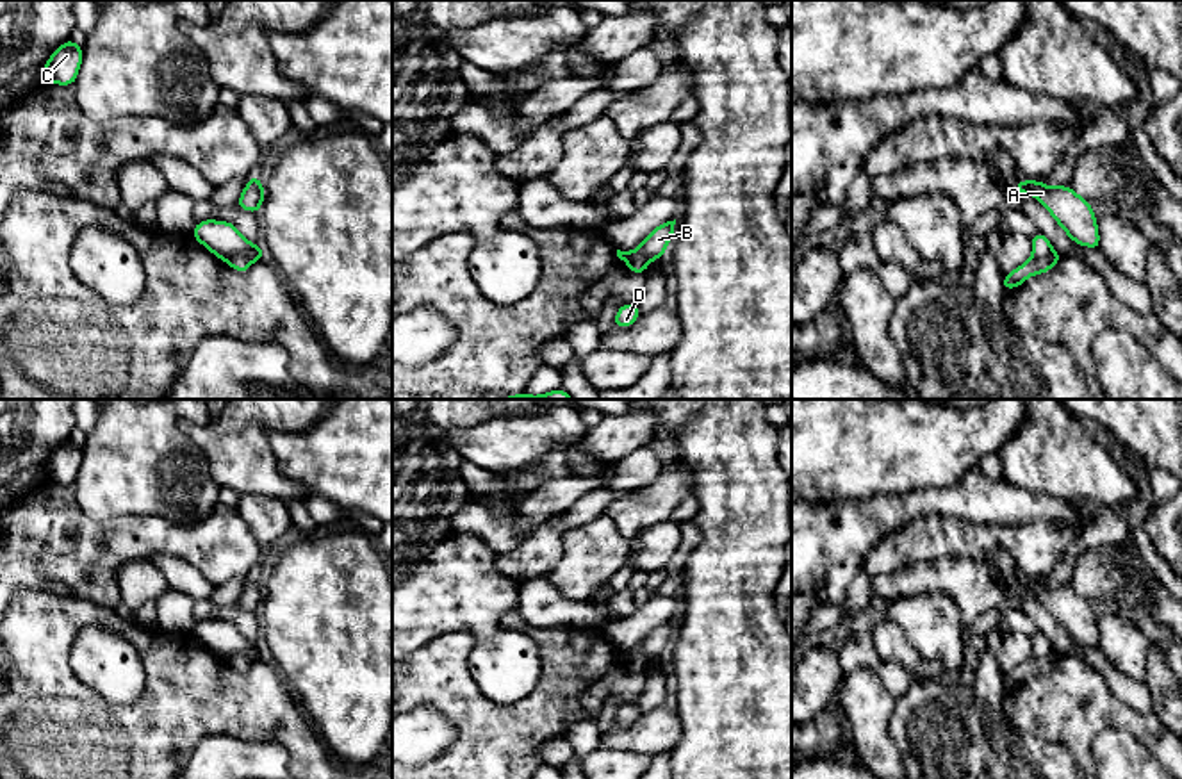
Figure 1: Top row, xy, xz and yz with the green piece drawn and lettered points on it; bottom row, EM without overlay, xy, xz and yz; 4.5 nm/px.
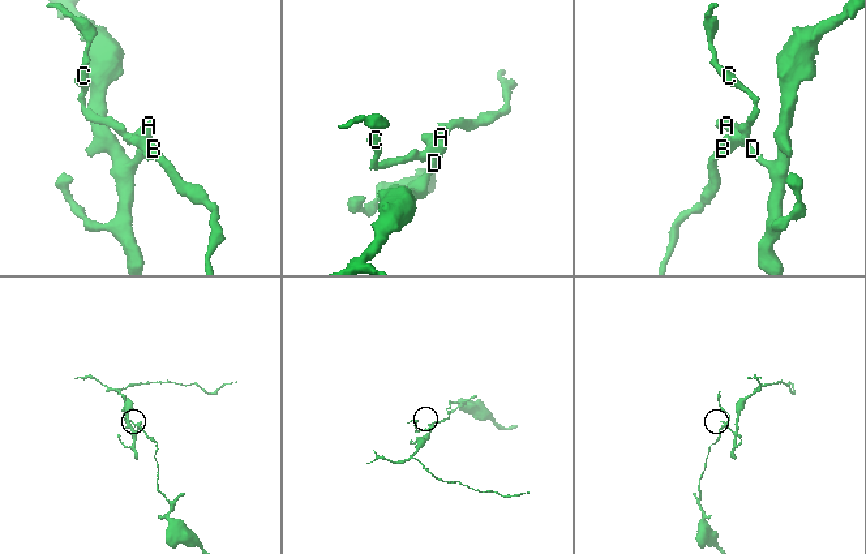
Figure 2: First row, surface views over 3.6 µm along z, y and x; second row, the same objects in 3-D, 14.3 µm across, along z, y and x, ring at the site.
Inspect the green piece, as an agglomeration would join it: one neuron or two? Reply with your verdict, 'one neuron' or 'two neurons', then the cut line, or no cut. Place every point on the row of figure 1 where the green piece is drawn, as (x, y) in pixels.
two neurons; cut xy (227, 259), (243, 255), (250, 262)

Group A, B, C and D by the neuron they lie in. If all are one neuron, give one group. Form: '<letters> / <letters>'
A C D / B

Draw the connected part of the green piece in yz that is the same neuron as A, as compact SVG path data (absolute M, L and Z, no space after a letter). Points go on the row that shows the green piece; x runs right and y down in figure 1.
M1020 180L1013 194L1032 194L1068 234L1088 248L1100 250L1098 225L1091 203L1068 185L1047 187L1043 180Z

